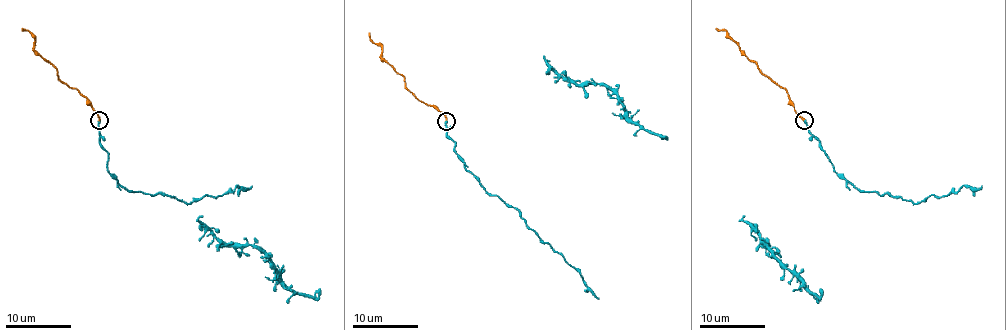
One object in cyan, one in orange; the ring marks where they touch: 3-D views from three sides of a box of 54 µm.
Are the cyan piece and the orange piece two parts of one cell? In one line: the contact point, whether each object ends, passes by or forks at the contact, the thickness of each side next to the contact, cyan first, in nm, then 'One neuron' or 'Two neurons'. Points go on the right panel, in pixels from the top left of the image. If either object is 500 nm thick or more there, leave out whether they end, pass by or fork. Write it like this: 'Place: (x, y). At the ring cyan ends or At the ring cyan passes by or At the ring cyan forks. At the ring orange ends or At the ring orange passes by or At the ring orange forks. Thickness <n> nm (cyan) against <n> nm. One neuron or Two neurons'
Place: (804, 120). At the ring cyan ends. At the ring orange ends. Thickness 240 nm (cyan) against 240 nm. One neuron

